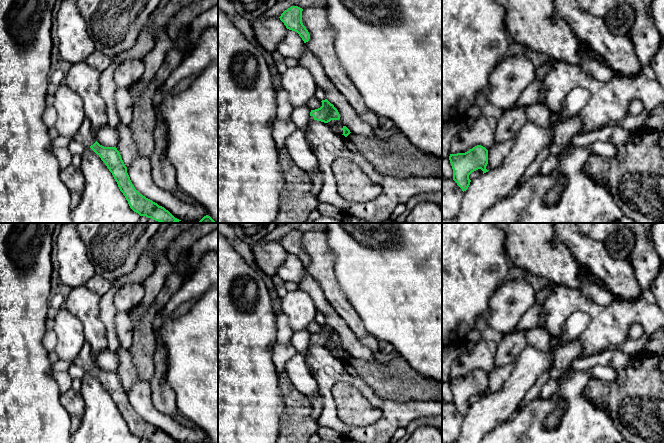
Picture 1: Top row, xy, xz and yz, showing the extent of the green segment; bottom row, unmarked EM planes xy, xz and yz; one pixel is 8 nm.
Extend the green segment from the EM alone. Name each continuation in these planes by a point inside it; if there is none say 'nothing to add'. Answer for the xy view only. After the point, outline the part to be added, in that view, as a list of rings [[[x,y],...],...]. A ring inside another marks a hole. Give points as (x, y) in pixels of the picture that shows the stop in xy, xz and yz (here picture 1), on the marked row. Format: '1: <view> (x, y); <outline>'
1: xy (85, 136); [[[88,118],[84,119],[73,139],[81,143],[85,148],[90,148],[97,141],[92,132],[91,121]]]

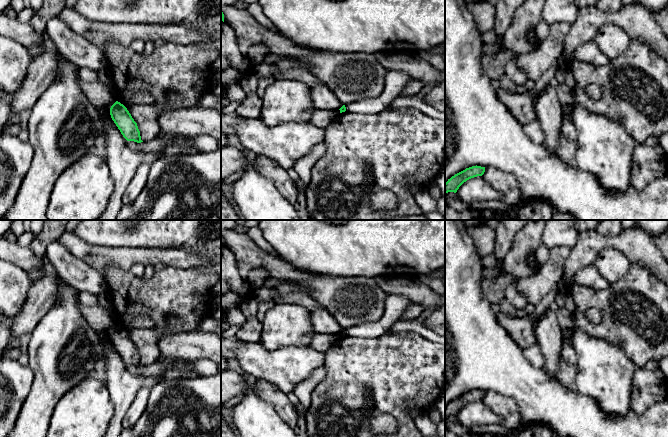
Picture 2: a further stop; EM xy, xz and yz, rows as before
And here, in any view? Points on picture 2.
nothing to add

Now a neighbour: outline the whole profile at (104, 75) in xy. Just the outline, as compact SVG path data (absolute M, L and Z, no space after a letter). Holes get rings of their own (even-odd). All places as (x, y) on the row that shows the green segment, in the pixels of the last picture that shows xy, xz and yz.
M104 67L97 71L98 74L98 83L110 84L112 79L111 71L108 67Z

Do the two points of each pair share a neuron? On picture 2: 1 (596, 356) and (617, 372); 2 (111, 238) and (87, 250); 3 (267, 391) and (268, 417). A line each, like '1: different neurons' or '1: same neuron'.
1: same neuron
2: different neurons
3: different neurons

